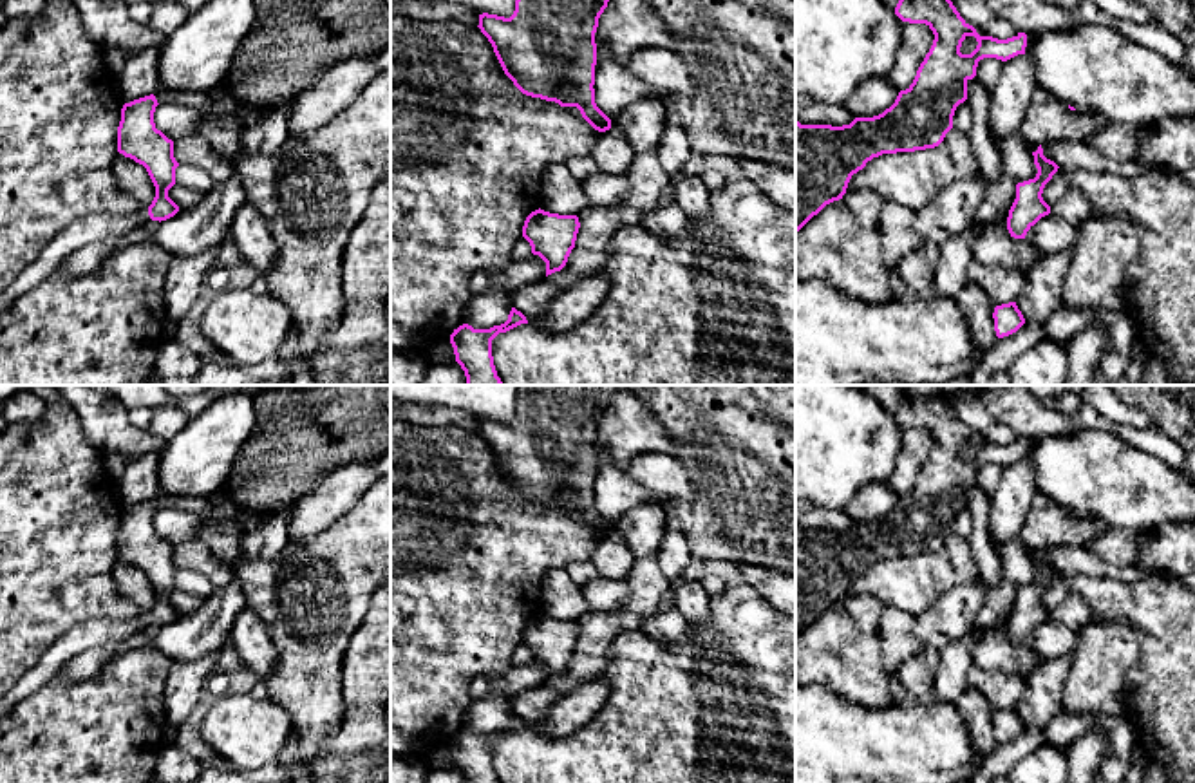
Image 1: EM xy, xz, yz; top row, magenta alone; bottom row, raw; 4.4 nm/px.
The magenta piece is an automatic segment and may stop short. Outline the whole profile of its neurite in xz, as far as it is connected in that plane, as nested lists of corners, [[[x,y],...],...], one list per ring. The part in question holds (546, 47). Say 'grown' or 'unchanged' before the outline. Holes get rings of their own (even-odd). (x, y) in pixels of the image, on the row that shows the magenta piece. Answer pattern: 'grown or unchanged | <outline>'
unchanged | [[[515,0],[510,18],[479,14],[479,29],[513,85],[526,96],[577,107],[598,132],[611,128],[611,119],[595,103],[595,33],[609,0]]]

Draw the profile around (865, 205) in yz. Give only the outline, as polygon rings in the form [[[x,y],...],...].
[[[870,188],[850,190],[842,195],[846,210],[864,230],[877,230],[884,199]]]

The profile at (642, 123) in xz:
[[[662,94],[642,98],[611,119],[611,127],[629,141],[635,154],[656,152],[665,125],[667,107]]]

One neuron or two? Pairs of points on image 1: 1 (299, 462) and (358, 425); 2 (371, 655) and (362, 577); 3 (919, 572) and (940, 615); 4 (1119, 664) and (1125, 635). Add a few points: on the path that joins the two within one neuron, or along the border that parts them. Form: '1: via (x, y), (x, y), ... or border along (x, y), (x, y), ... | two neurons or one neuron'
1: via (313, 447), (338, 445), (346, 440) | one neuron
2: border along (371, 599), (346, 651) | two neurons
3: border along (973, 583), (962, 583), (948, 590), (917, 617) | two neurons
4: via (1123, 657), (1125, 642) | one neuron

